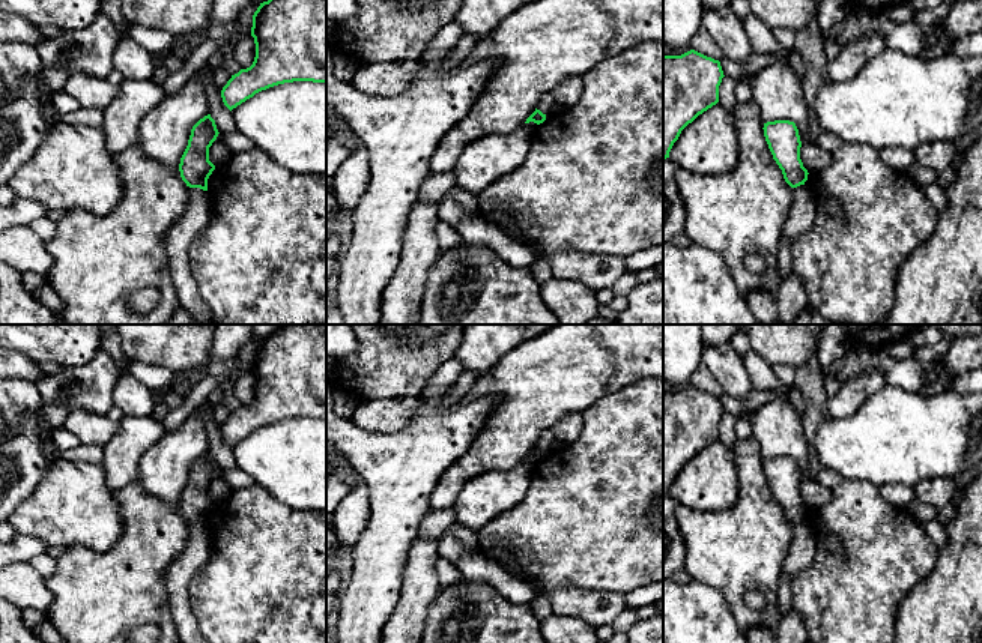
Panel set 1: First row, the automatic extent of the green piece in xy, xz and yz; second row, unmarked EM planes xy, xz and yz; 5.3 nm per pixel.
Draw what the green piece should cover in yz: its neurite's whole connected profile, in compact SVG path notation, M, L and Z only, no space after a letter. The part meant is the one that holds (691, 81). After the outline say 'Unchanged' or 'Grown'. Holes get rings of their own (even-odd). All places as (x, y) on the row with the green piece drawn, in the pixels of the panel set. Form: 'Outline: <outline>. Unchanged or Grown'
Outline: M695 50L663 56L663 159L681 131L719 102L723 77L719 60Z. Unchanged

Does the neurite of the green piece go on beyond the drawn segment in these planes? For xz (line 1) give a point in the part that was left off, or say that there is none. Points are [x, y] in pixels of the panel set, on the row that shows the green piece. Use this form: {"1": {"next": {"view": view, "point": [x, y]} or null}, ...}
{"1": {"next": null}}

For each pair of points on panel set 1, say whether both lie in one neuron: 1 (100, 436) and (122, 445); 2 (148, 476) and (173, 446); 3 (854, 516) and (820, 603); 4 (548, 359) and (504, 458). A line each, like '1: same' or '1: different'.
1: different
2: same
3: same
4: same

